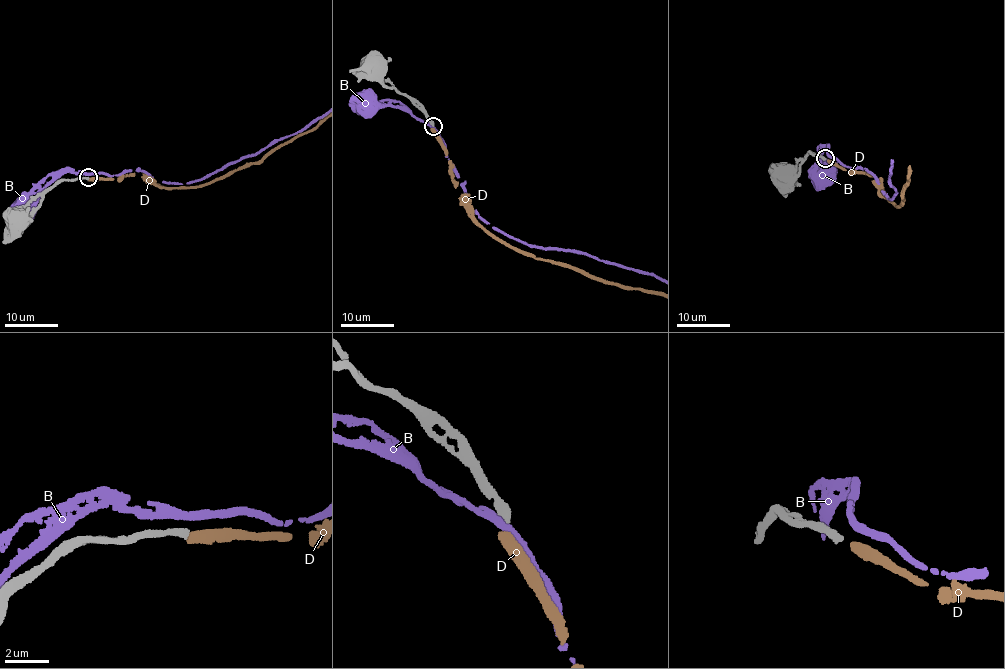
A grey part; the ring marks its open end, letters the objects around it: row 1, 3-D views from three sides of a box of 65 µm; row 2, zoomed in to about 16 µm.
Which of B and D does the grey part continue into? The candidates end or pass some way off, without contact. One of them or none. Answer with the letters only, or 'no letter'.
no letter

